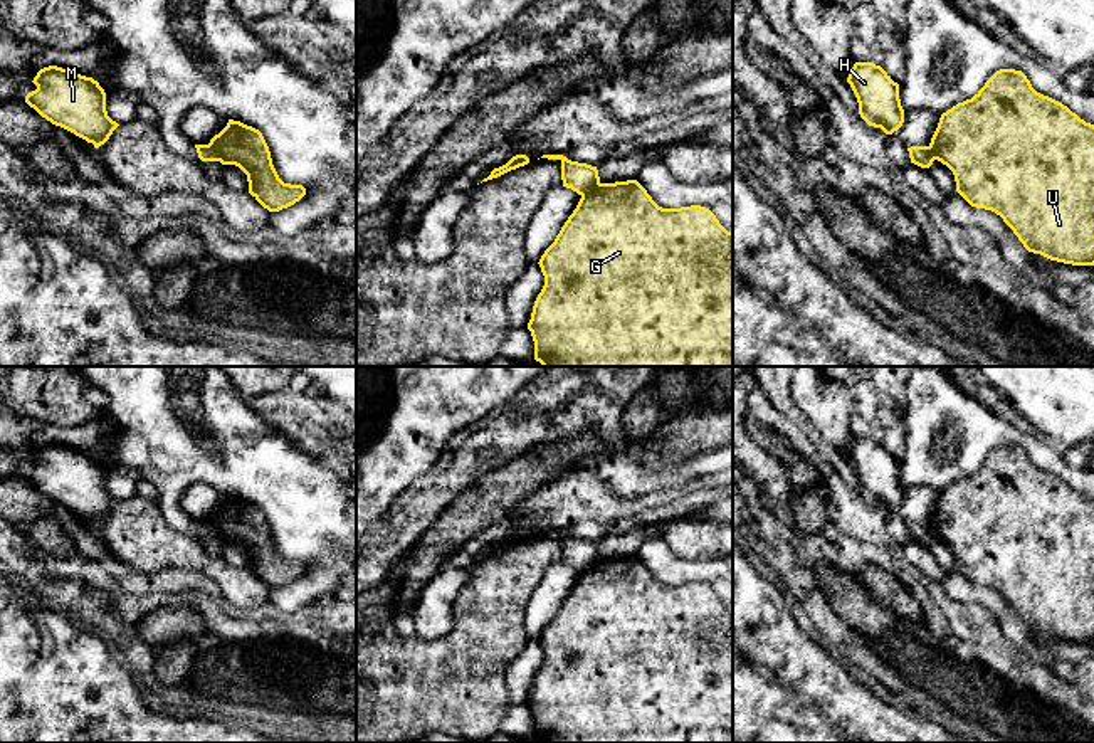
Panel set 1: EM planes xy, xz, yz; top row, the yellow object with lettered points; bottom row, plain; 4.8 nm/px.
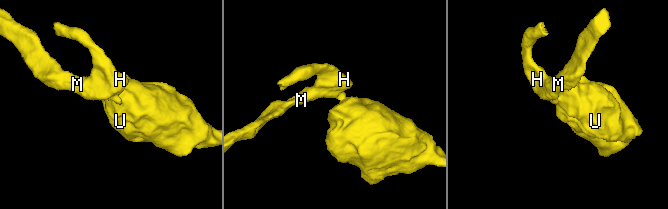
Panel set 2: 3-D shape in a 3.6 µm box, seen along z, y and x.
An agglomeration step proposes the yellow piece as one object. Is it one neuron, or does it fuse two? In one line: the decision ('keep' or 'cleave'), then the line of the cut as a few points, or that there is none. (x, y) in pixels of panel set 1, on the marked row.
cleave | xz (599, 182), (582, 195)

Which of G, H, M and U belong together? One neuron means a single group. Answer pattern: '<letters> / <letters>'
G U / H M

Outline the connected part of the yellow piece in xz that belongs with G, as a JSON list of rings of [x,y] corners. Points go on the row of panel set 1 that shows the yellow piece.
[[[637,180],[598,183],[581,195],[538,264],[544,286],[534,301],[528,329],[534,341],[534,360],[543,366],[733,366],[733,232],[728,232],[709,208],[662,208]]]

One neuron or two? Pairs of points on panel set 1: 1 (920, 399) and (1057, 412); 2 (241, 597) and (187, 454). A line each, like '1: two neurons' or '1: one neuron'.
1: two neurons
2: two neurons

